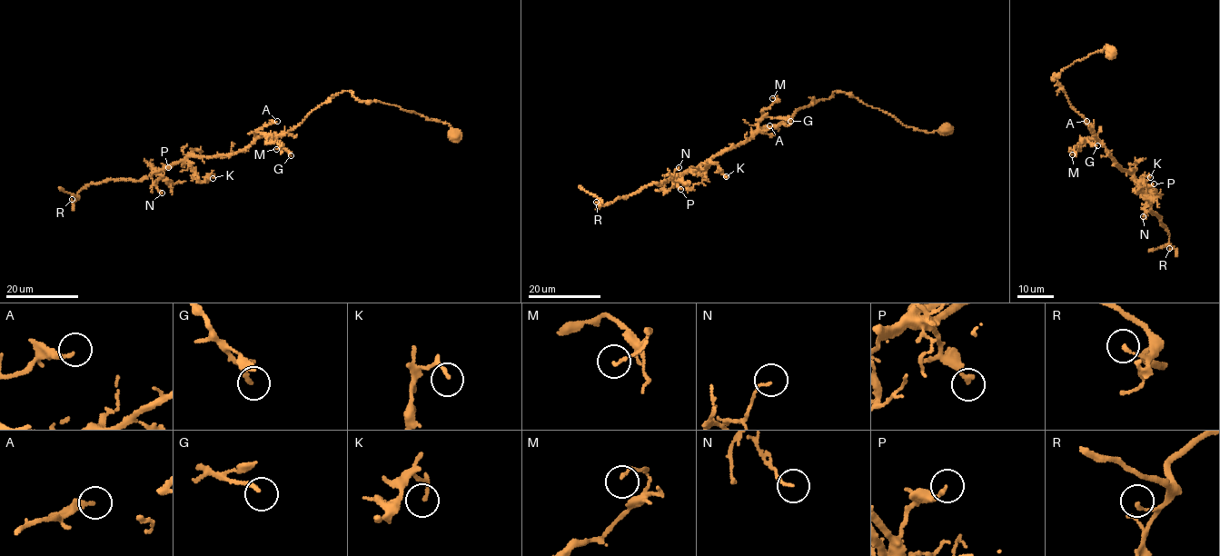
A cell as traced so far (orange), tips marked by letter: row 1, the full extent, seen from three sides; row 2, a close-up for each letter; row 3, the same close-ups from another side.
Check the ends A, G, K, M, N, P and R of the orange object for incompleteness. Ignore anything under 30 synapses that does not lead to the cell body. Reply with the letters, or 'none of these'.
none of these

